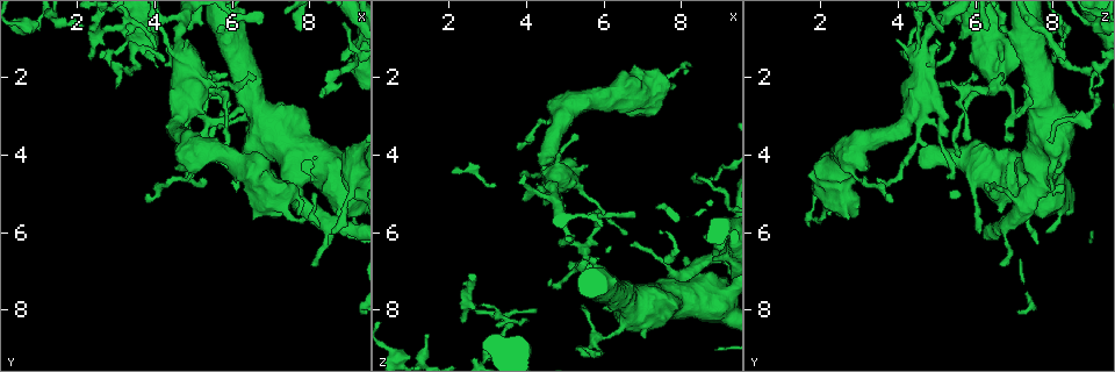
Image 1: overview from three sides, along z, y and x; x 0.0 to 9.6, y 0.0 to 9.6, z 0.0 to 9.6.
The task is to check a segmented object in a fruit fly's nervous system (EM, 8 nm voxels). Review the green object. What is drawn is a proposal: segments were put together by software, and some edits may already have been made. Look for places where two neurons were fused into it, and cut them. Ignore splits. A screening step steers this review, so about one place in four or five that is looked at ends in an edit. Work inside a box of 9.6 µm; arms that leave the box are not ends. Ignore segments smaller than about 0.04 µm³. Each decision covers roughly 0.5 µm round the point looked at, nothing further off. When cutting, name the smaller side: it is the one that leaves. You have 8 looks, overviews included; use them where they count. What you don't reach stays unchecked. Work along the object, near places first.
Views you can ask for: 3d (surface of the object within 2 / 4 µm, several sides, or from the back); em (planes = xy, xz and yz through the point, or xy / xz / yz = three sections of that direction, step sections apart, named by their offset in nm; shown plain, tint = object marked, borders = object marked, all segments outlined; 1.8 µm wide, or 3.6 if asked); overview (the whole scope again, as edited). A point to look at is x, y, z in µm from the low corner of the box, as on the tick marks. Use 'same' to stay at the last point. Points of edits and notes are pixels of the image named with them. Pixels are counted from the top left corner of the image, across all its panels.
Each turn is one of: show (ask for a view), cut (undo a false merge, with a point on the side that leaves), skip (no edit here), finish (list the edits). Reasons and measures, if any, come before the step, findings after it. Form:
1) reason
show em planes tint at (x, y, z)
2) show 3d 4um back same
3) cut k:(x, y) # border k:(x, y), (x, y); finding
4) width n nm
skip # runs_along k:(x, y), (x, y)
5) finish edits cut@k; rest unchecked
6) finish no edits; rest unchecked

calibre changes
show 3d 4um back at (6.25, 2.60, 7.50)

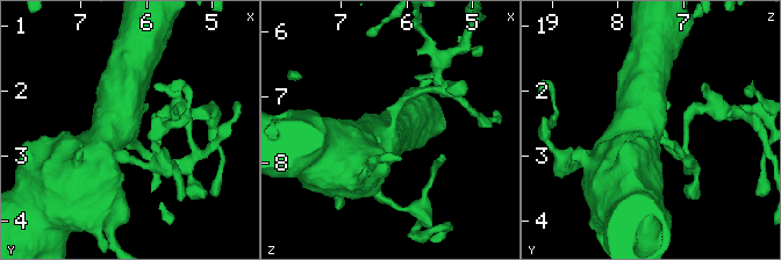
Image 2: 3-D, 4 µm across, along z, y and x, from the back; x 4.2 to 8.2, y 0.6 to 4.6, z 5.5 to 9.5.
show em 3.6um yz step 4 tint at (6.30, 2.65, 7.55)

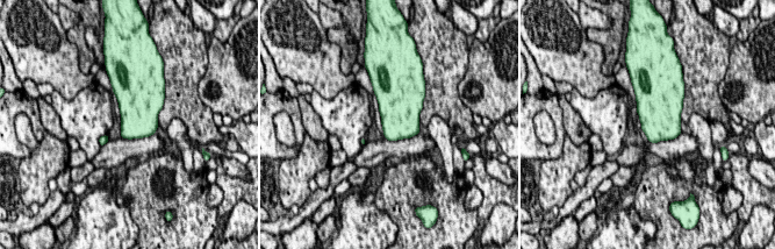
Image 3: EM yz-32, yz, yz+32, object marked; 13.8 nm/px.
cut it another way
show em 3.6um planes tint same

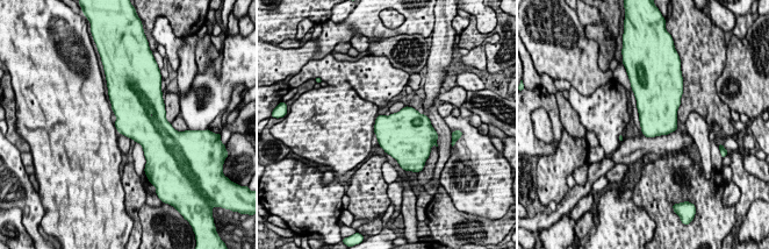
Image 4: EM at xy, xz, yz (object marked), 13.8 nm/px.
width 480 nm
skip # all the same neuron

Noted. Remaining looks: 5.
narrows sharply
show 3d 2um at (5.40, 3.75, 2.60)

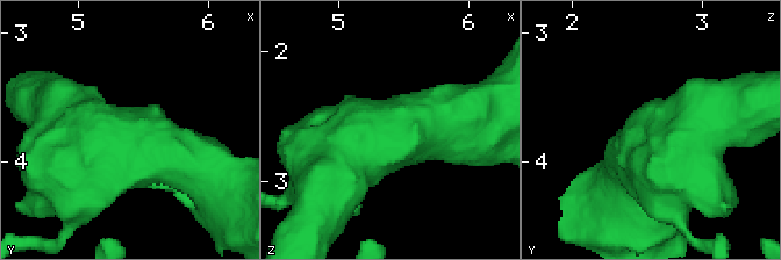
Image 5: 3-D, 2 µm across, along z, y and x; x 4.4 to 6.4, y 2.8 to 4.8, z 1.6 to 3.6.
need the tissue
show em planes borders at (5.40, 3.80, 2.68)

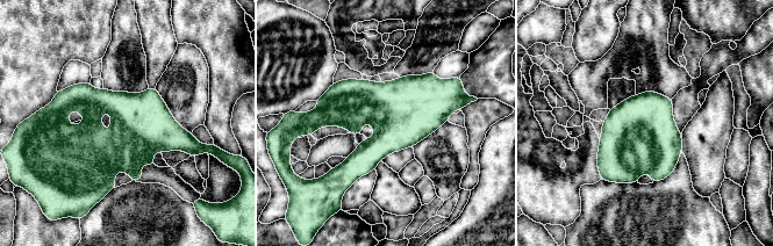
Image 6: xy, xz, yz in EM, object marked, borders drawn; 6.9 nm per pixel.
skip # continuous, no second neuron

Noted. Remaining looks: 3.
calibre changes
show em 3.6um planes plain at (7.35, 4.00, 7.80)

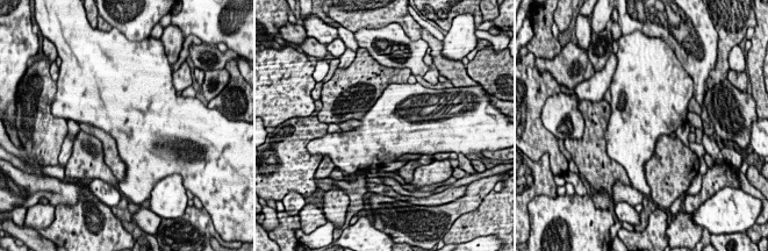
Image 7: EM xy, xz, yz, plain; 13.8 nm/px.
show em 3.6um planes tint same

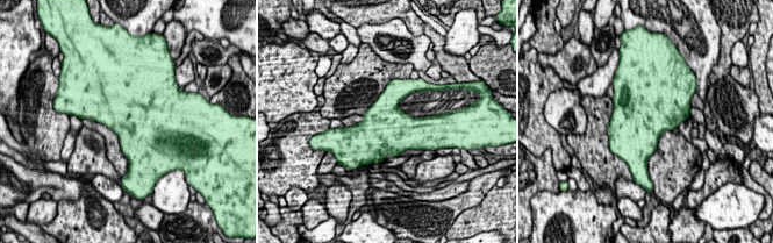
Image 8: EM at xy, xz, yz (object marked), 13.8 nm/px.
skip # continuous, no second neuron

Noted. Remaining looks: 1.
finish no edits; rest unchecked

